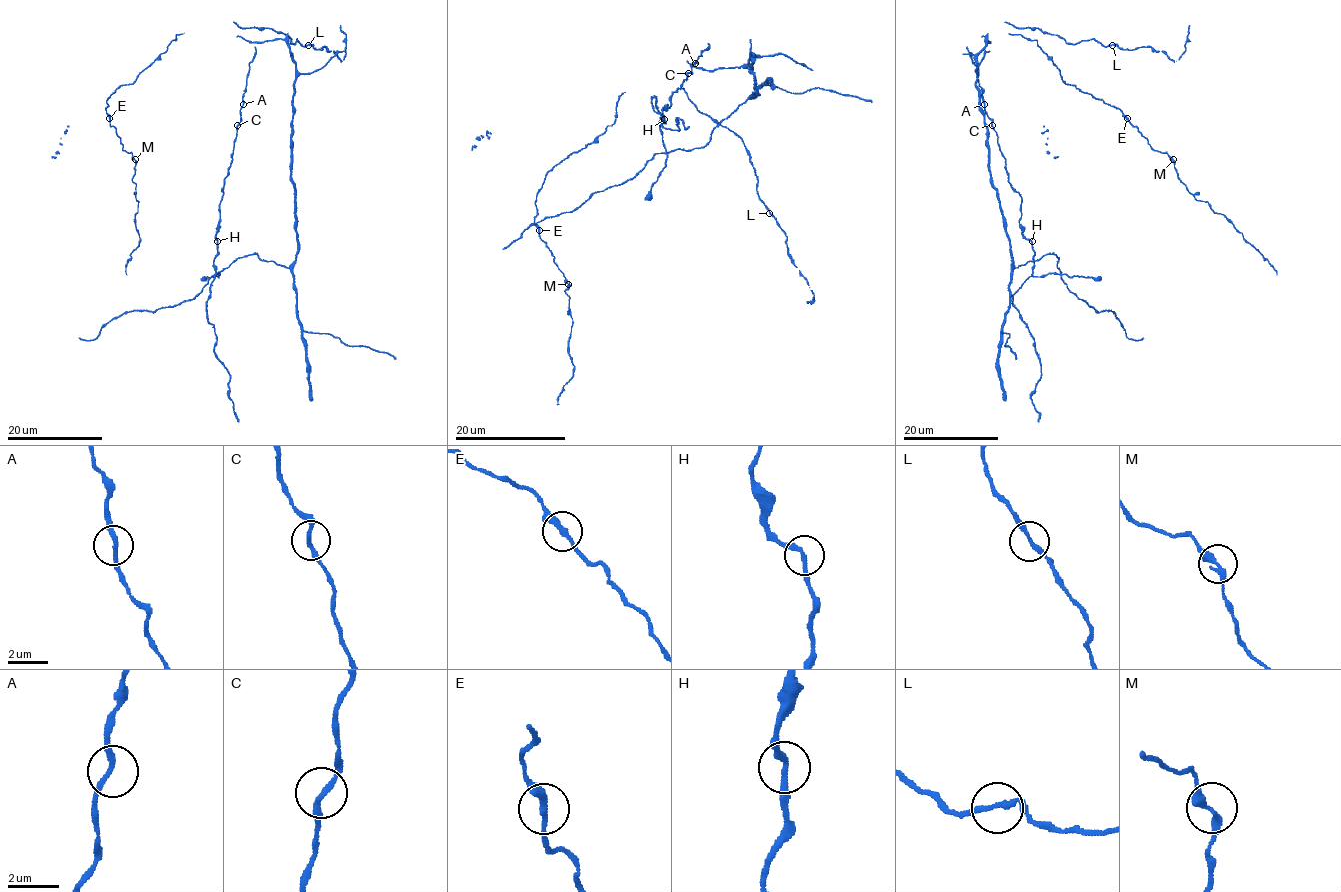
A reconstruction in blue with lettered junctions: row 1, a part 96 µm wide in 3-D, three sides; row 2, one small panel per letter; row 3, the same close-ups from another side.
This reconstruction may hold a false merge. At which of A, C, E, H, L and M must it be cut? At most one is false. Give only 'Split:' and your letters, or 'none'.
Split: none

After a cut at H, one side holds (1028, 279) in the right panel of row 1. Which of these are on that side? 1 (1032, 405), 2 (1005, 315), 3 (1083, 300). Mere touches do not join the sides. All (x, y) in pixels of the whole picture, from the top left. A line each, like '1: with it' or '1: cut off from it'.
1: with it
2: cut off from it
3: cut off from it

